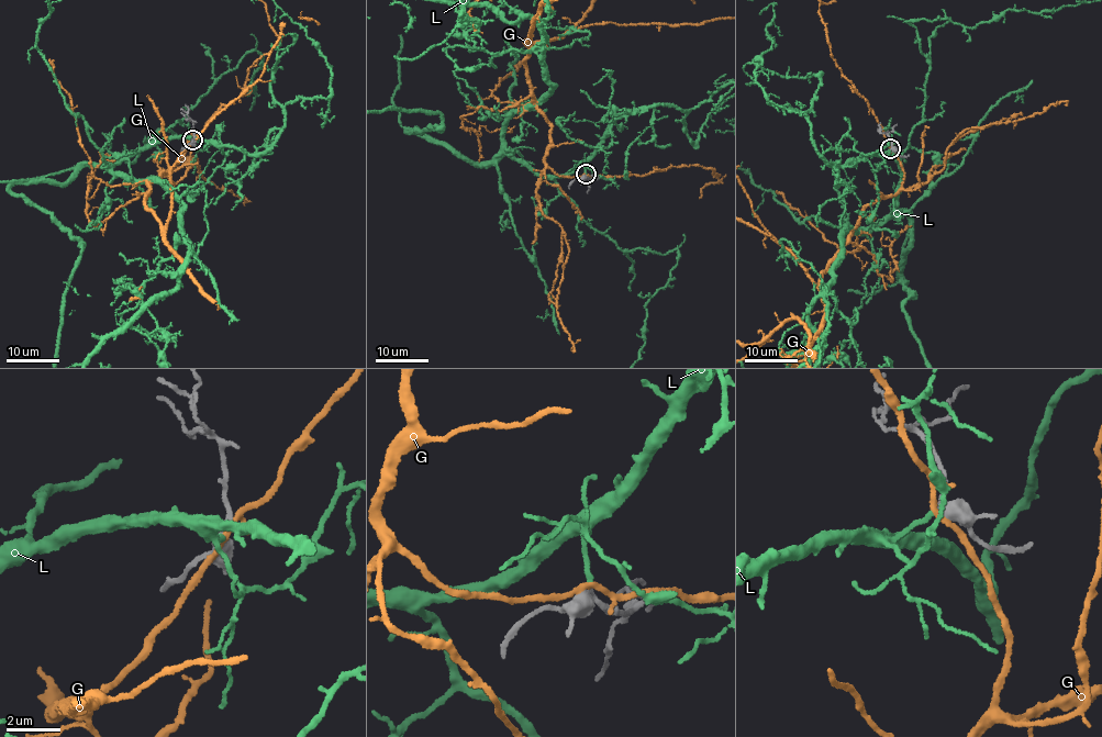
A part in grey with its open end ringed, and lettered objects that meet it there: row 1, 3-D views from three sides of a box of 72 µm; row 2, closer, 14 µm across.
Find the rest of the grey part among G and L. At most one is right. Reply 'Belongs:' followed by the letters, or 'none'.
Belongs: L

